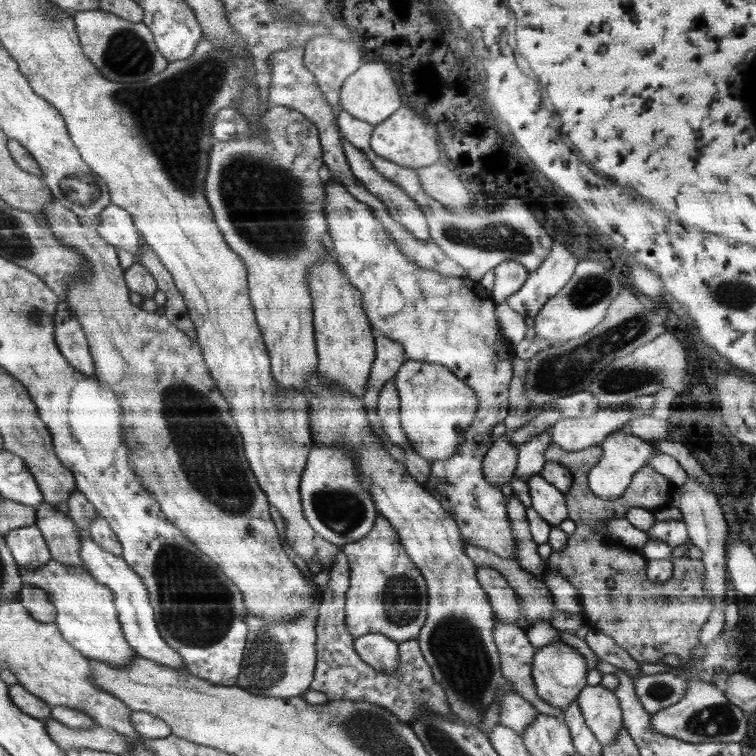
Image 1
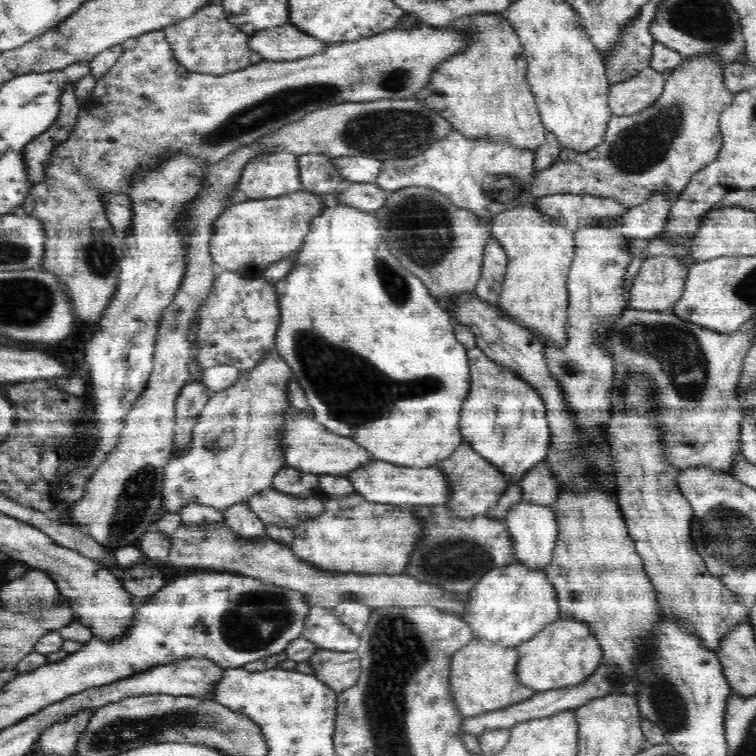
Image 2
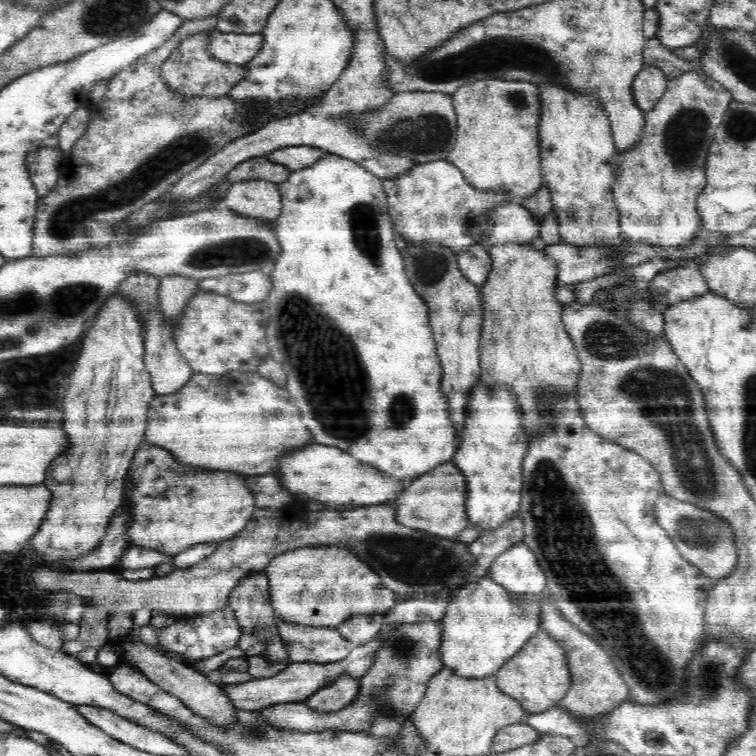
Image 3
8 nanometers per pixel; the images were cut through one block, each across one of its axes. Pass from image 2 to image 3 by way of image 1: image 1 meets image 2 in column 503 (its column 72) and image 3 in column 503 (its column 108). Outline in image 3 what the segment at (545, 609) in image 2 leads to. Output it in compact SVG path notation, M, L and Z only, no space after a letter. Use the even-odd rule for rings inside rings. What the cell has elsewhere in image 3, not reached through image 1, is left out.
M488 574L478 582L468 584L468 586L458 588L450 597L447 612L443 616L442 640L438 651L440 661L444 667L454 671L454 675L462 679L482 679L486 676L496 675L500 668L506 665L518 651L528 642L532 636L536 636L540 631L540 610L538 596L531 601L514 601L512 595L503 586L496 584Z

